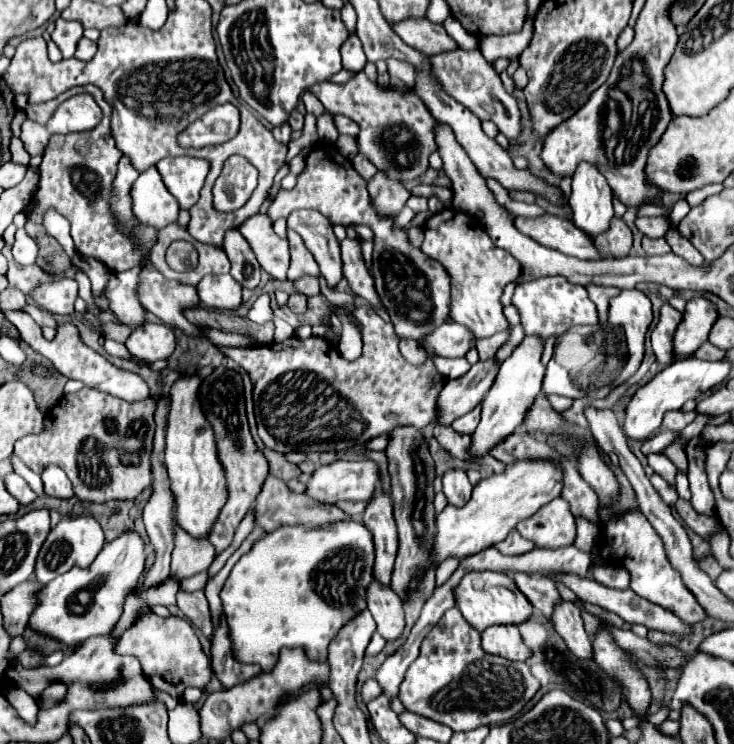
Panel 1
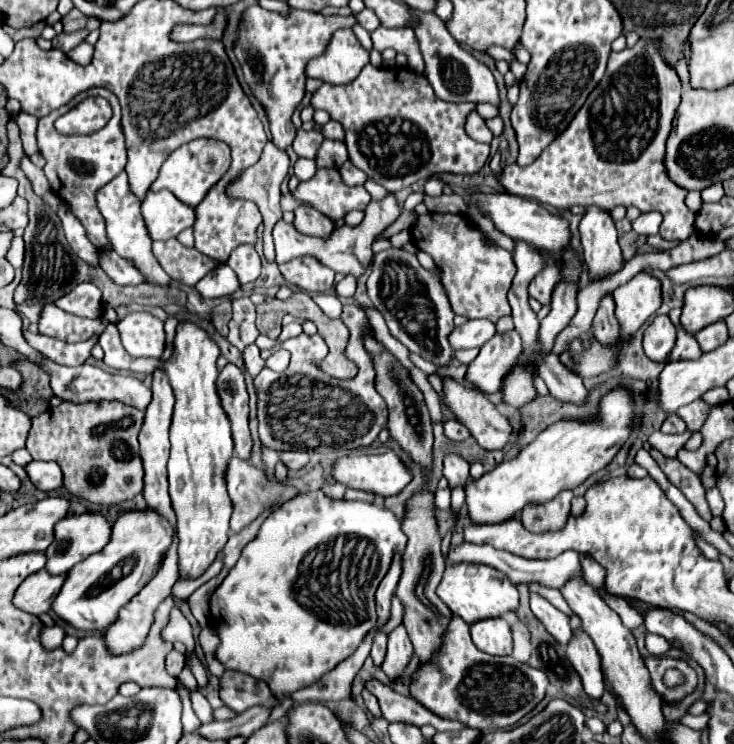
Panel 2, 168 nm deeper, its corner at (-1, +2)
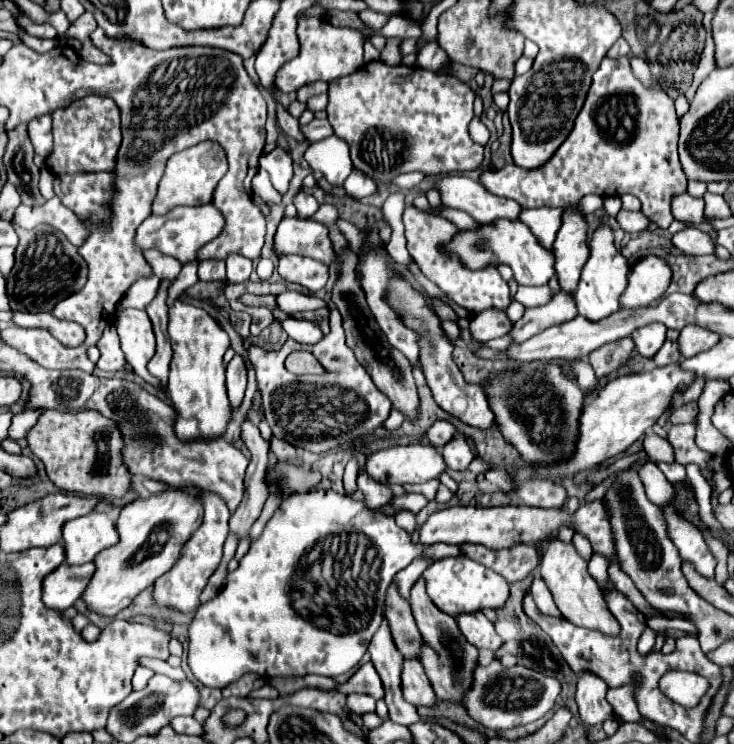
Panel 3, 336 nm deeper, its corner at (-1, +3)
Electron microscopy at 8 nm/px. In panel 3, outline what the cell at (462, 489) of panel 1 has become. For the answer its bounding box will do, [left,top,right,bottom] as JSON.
[442,435,474,469]

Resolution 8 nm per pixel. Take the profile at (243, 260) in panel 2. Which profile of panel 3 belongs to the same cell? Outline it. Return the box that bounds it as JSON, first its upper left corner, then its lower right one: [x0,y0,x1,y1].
[226,255,252,283]

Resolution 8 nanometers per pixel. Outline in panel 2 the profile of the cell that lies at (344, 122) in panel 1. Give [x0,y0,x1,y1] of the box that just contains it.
[322,120,344,140]

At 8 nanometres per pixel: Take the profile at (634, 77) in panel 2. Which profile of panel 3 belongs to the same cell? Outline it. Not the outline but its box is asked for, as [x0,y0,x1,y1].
[480,57,686,229]

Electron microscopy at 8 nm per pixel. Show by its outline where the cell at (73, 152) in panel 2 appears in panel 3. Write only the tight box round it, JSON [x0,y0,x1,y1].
[46,95,122,175]

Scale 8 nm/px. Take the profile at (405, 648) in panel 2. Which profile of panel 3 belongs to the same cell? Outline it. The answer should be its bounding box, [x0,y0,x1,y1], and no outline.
[402,661,438,707]

